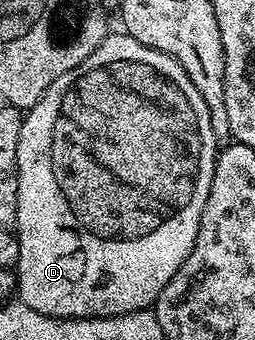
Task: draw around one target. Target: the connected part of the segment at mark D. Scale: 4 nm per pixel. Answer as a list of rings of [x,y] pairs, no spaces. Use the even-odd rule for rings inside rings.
[[[125,32],[107,33],[105,40],[72,72],[64,72],[44,92],[32,109],[25,111],[20,130],[18,161],[18,225],[16,233],[20,244],[20,260],[16,267],[16,298],[24,306],[49,318],[115,318],[137,310],[149,310],[164,292],[168,280],[176,276],[180,264],[188,260],[192,244],[200,232],[200,216],[212,188],[214,160],[219,142],[214,139],[208,104],[196,92],[196,84],[188,80],[184,68],[164,52],[140,44]]]

